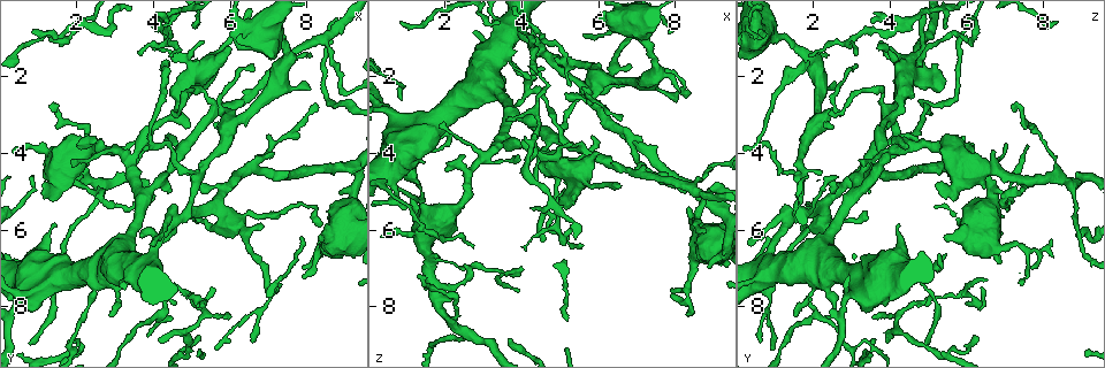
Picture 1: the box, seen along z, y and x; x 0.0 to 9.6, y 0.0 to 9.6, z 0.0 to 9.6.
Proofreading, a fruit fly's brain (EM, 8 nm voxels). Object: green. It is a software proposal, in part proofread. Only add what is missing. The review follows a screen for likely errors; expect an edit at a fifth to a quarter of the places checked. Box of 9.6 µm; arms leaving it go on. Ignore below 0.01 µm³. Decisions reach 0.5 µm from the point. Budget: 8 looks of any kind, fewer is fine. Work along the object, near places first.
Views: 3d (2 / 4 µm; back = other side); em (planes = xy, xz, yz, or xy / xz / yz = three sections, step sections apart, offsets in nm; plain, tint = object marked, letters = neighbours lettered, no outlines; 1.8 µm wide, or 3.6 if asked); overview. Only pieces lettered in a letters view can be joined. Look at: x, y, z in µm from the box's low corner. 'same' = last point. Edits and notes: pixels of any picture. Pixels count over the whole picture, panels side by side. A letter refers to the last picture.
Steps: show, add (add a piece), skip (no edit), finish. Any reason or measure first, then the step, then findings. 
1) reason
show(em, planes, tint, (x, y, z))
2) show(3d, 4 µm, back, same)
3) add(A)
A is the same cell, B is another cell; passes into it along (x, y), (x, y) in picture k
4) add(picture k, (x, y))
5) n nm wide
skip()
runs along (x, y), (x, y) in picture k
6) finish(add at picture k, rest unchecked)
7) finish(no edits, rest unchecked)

branch stops here
show(em, xz, step 8, letters, (7.90, 6.95, 7.70))

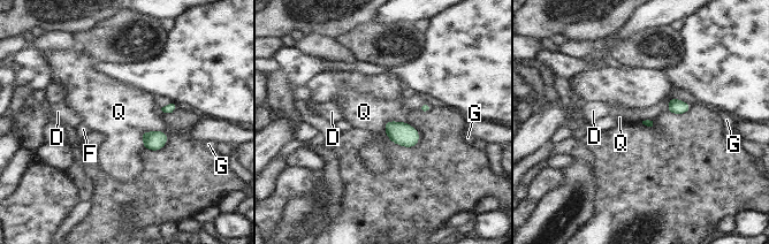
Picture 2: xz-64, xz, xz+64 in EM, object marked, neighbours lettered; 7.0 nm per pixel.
show(em, planes, letters, same)

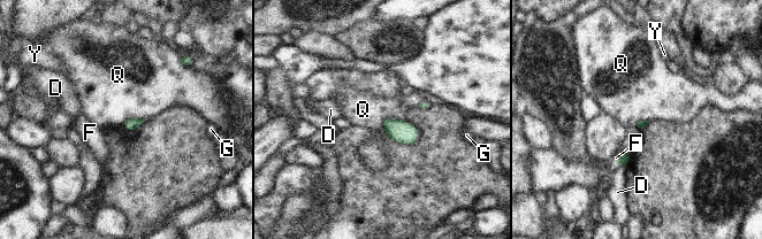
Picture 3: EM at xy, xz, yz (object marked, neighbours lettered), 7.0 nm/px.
skip()
D, F, G, Q and Y are other cells; border along (403, 118), (383, 122), (387, 137) in picture 3; none of them fits

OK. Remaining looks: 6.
an open end
show(em, yz, step 8, letters, (4.95, 5.60, 3.30))

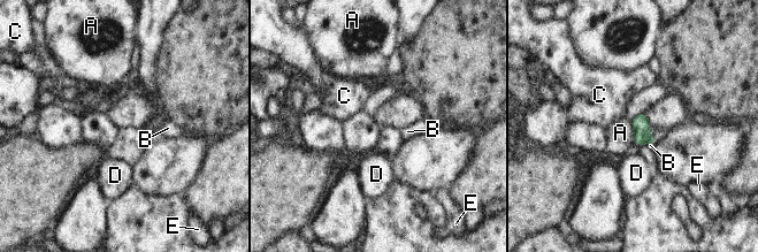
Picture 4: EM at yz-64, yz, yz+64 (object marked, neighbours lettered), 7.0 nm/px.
add(B)
B is the same cell, A, C, D and E are other cells; the cell continues

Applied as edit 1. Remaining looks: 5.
show(overview)

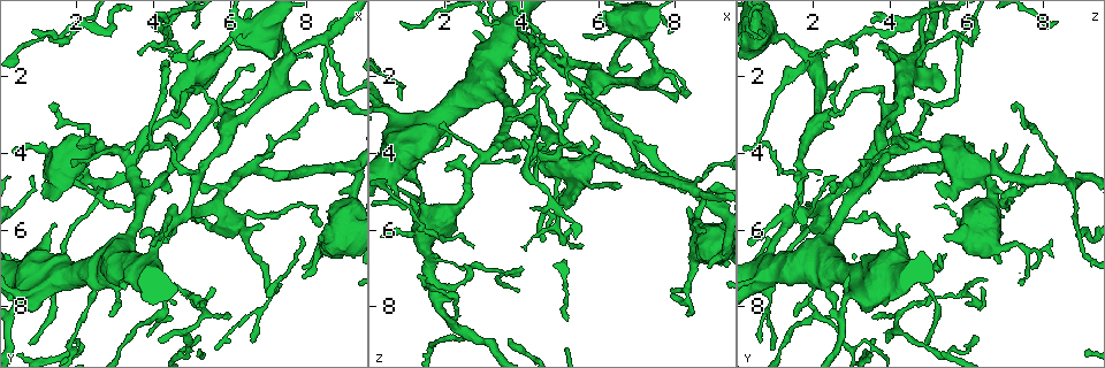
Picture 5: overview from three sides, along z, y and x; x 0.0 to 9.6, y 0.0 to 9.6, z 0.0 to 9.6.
an open end
show(em, xy, step 16, tint, (1.45, 5.80, 4.20))

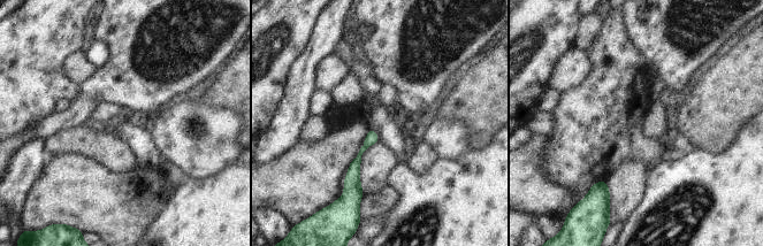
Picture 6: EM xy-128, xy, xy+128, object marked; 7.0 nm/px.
show(em, planes, letters, same)

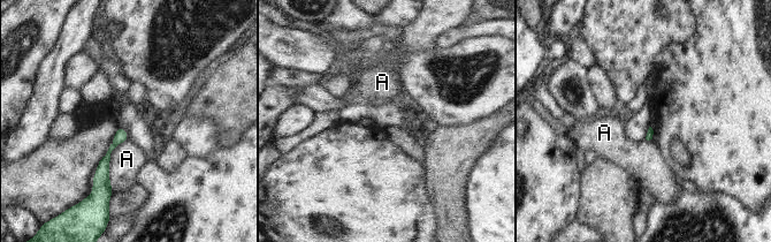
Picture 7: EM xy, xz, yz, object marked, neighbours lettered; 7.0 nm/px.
skip()
A is another cell; runs along (122, 130), (104, 163), (108, 188) in picture 7; none of them fits

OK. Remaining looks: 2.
finish(add at picture 4, rest unchecked)

